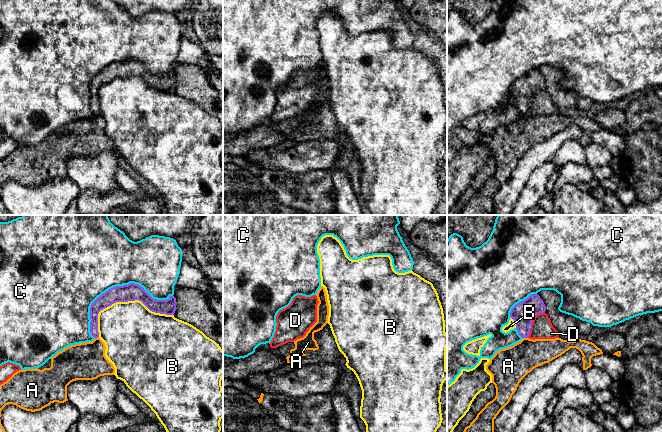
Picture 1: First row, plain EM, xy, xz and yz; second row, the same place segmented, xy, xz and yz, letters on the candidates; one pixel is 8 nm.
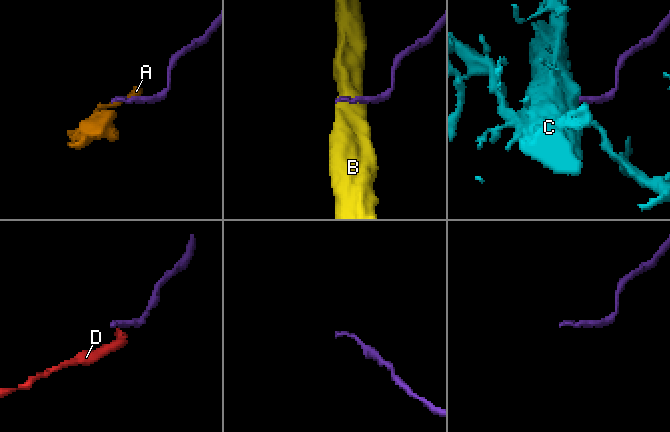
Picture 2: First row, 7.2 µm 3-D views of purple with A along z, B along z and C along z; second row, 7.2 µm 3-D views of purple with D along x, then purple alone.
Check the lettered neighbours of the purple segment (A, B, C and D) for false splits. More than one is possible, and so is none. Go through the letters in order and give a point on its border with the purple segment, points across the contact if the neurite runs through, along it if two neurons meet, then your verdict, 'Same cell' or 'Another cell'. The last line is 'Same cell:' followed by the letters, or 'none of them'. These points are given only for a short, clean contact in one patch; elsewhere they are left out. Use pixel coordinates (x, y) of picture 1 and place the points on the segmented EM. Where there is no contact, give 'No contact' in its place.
A: Touches purple at yz (525, 337). Boundary: yz (523, 337), (527, 338). Another cell
B: Touches purple at xy (124, 301). Another cell
C: Touches purple at xy (116, 286). Another cell
D: Touches purple at yz (535, 315). Path across: yz (523, 313), (535, 315), (541, 324), (541, 328). Same cell
Same cell: D

